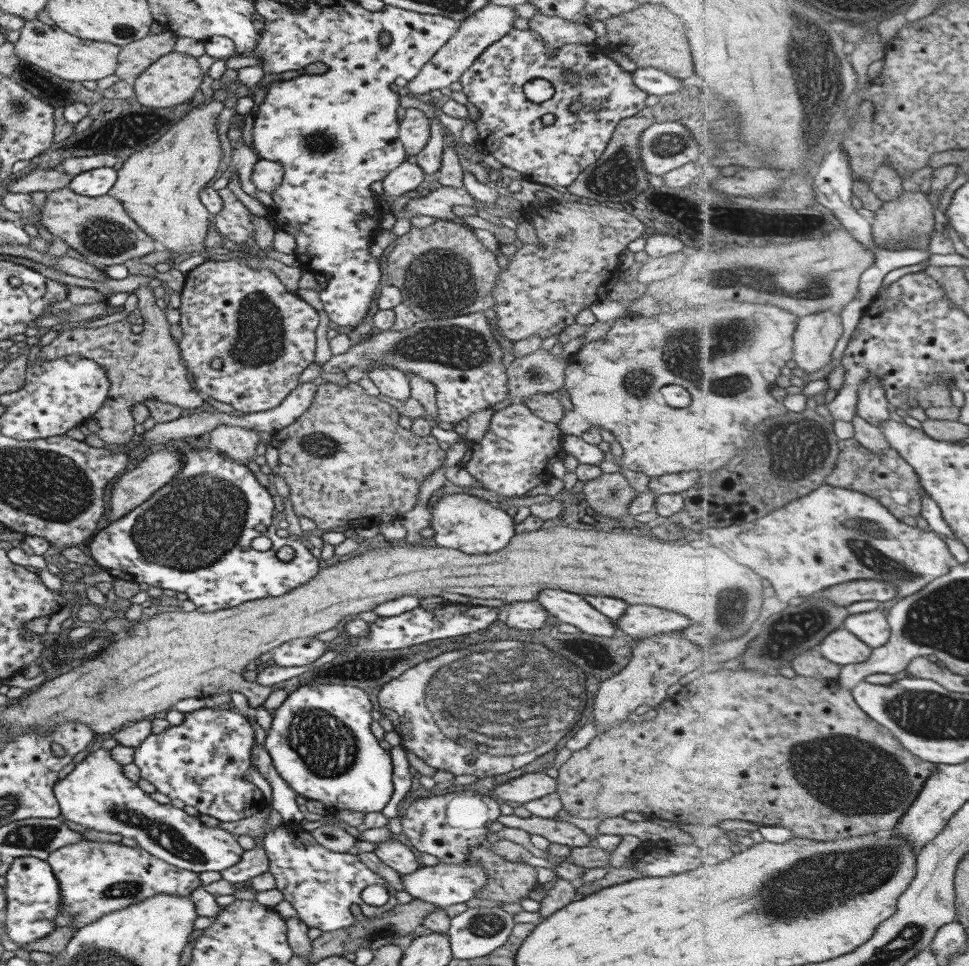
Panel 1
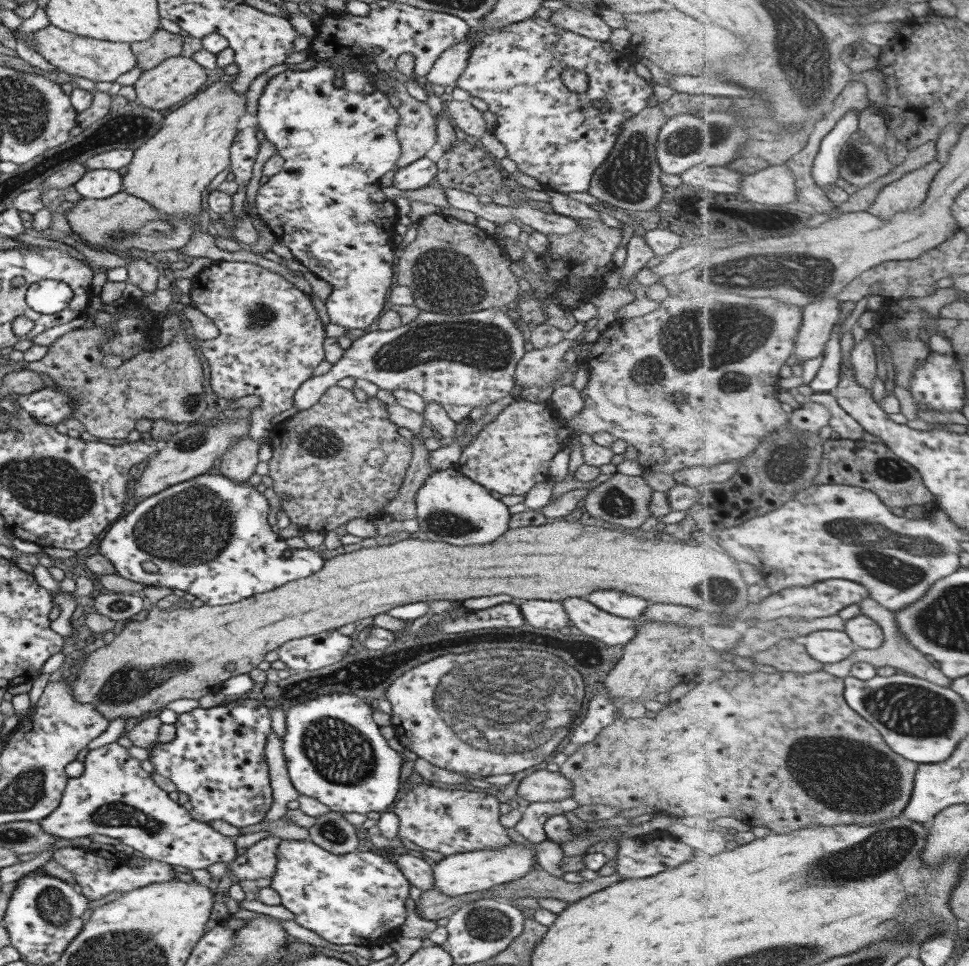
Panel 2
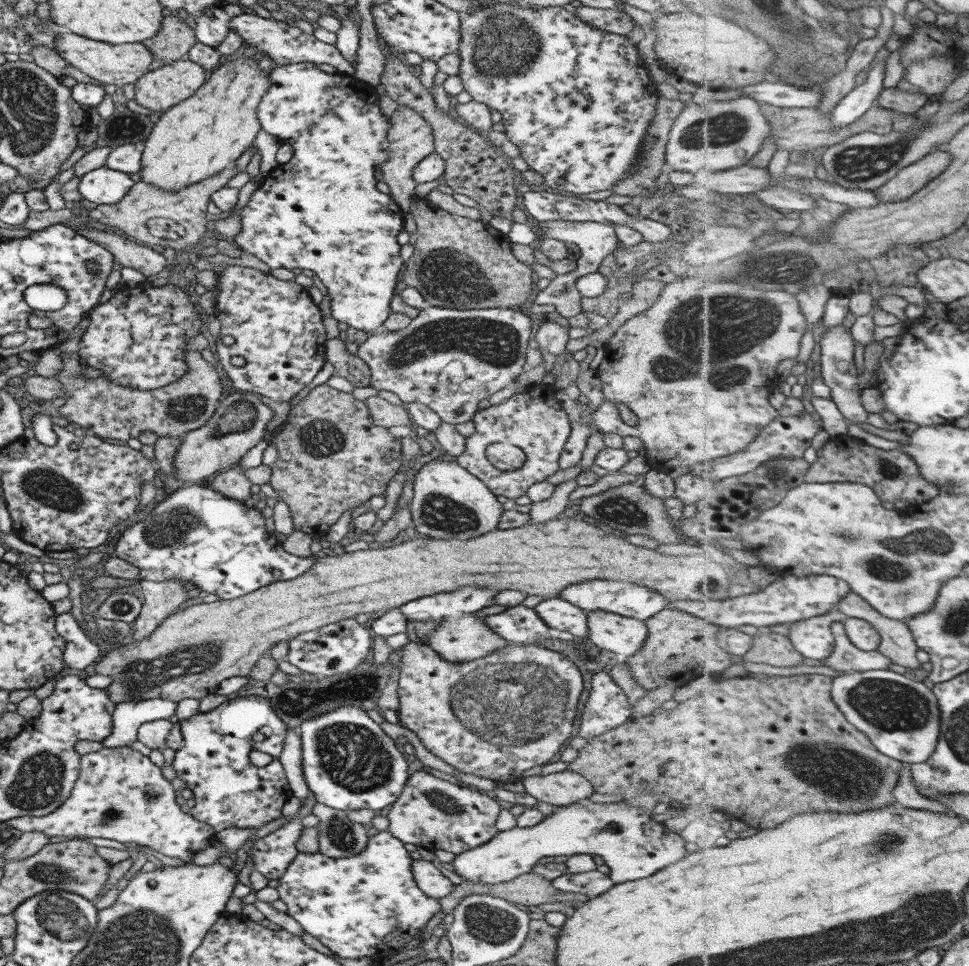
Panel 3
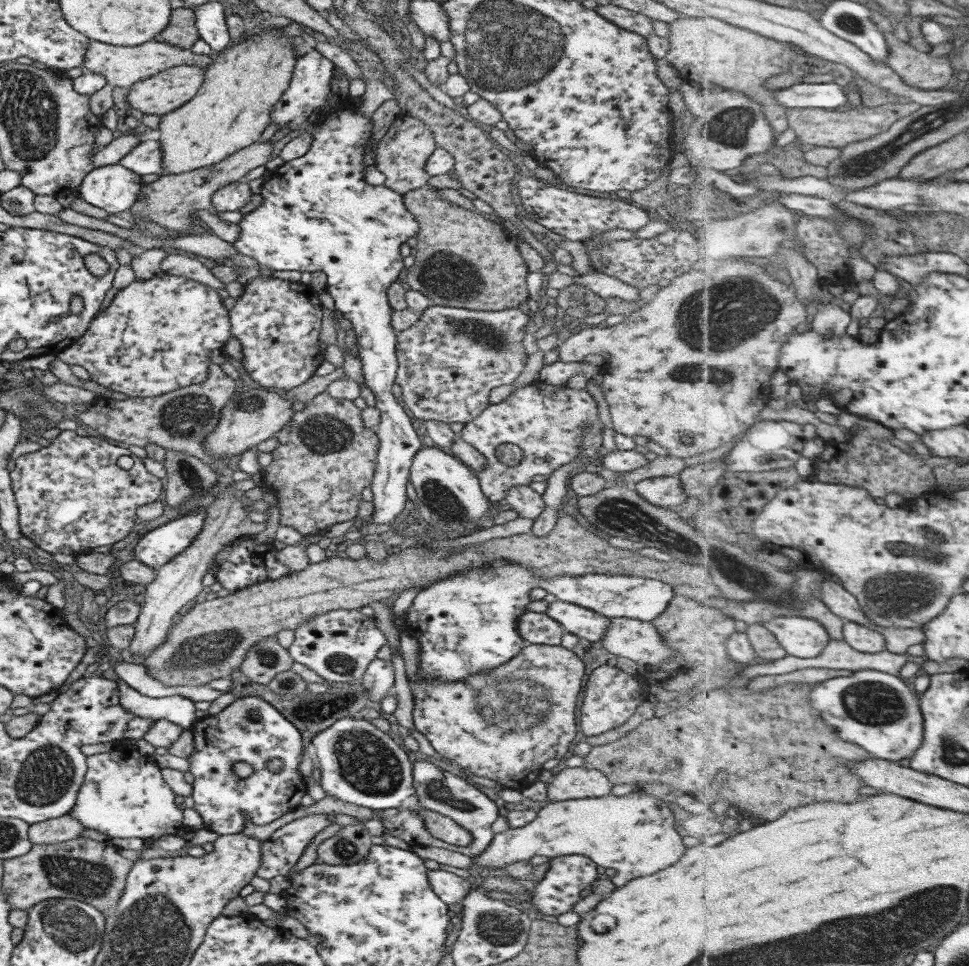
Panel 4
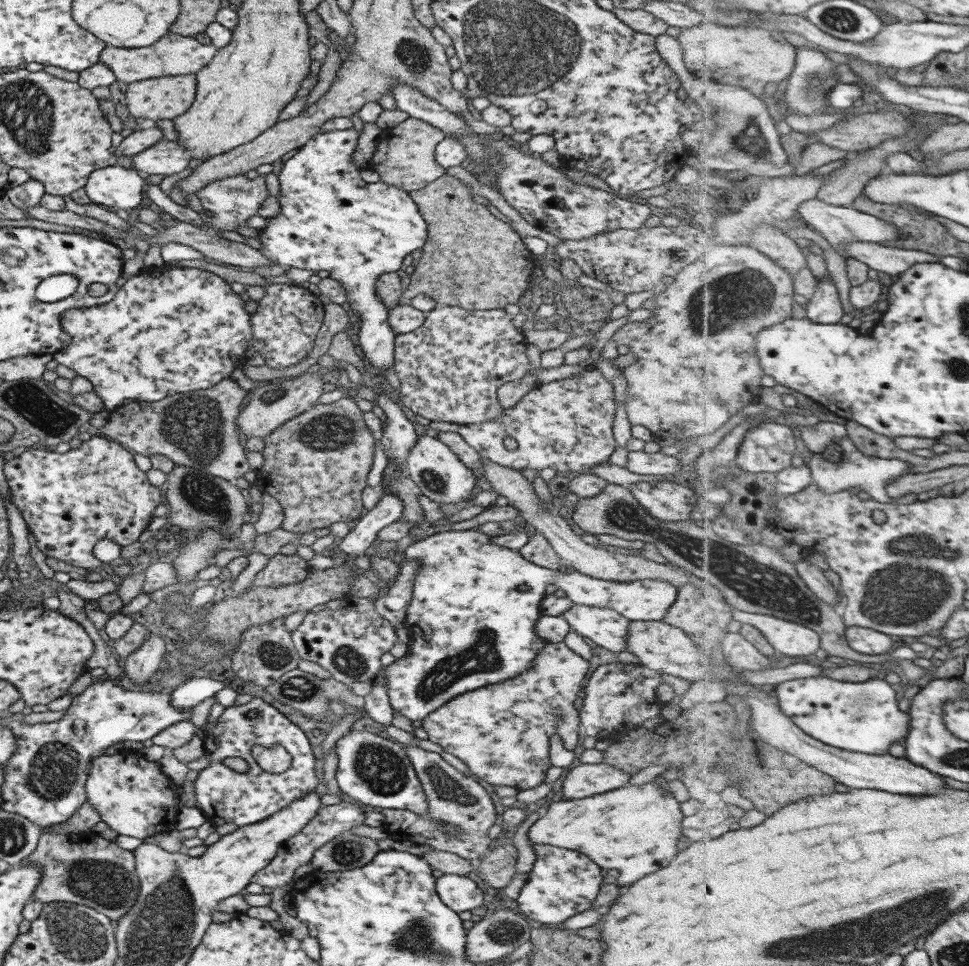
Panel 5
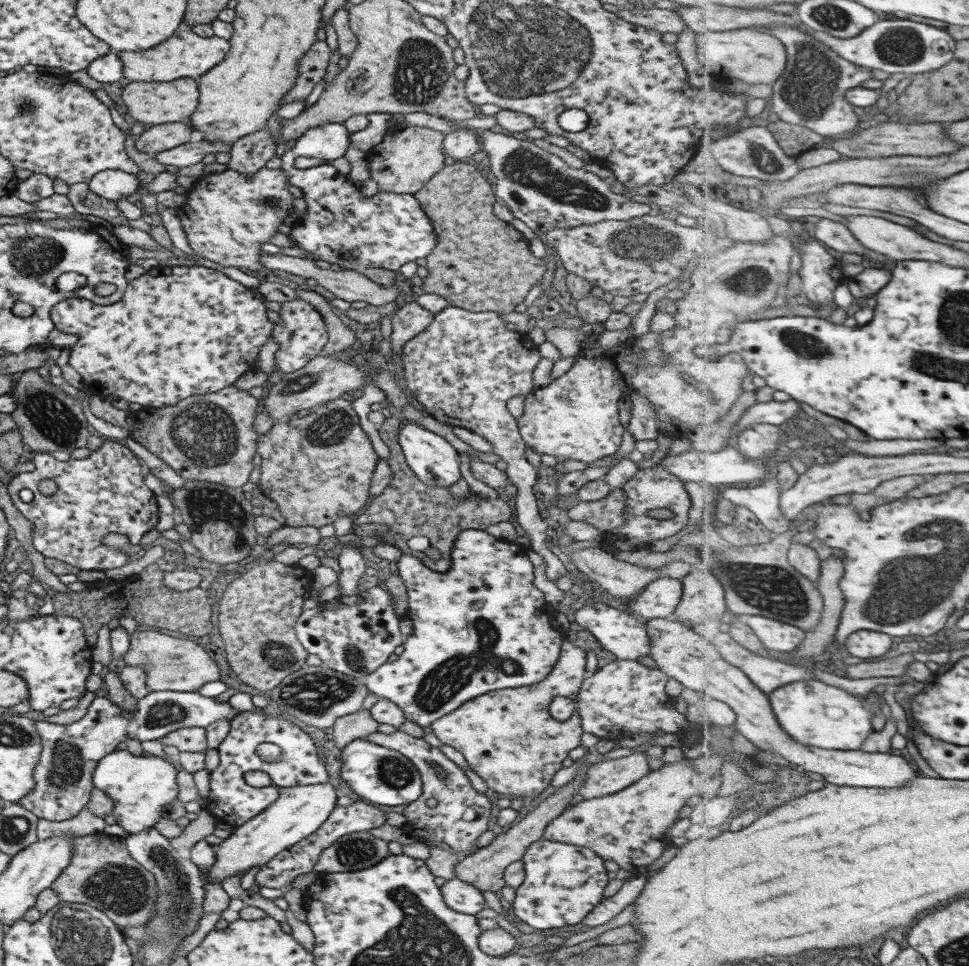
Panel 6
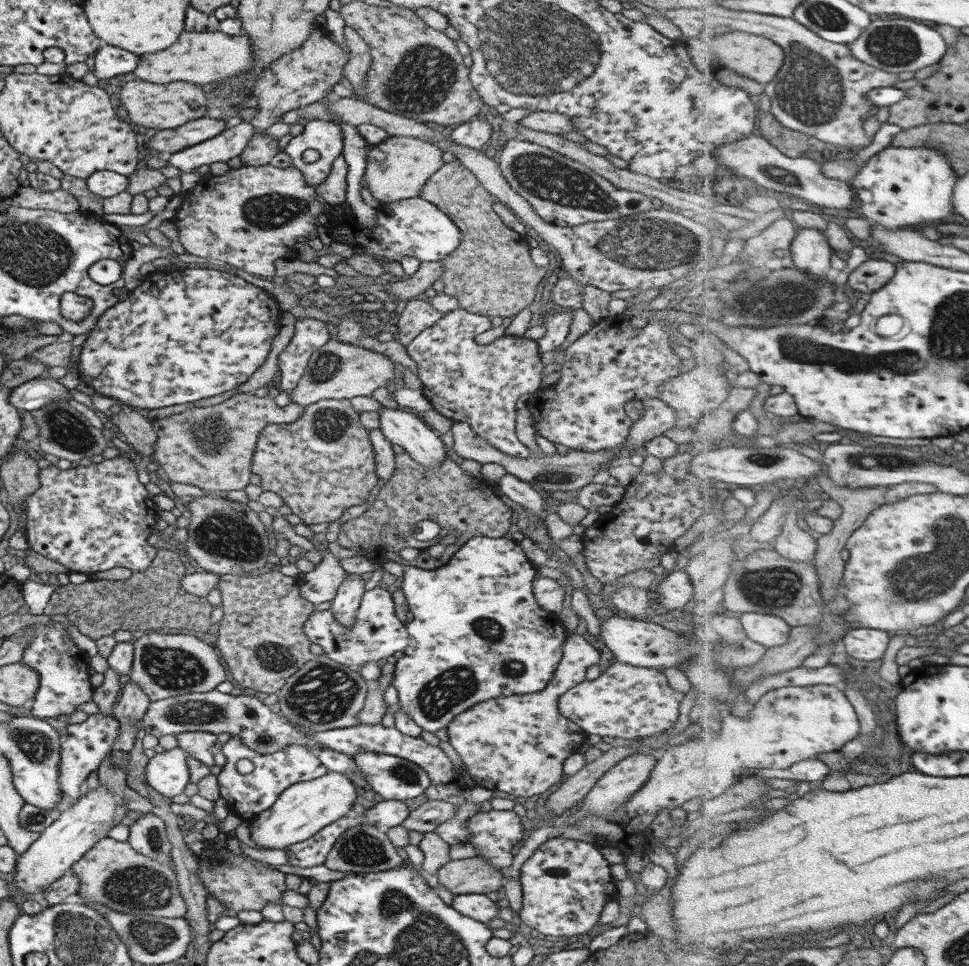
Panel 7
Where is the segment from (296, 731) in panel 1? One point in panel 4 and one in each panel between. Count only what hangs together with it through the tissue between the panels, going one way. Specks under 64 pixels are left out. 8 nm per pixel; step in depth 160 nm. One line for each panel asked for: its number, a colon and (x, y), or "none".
2: (335, 753)
3: (349, 763)
4: (360, 764)

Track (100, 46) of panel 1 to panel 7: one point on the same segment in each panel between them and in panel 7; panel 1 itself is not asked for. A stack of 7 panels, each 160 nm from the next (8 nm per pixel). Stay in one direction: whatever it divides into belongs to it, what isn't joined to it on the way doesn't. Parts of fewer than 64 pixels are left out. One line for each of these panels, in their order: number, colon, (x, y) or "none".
2: (99, 60)
3: (119, 64)
4: (122, 66)
5: (174, 55)
6: (186, 55)
7: (214, 56)

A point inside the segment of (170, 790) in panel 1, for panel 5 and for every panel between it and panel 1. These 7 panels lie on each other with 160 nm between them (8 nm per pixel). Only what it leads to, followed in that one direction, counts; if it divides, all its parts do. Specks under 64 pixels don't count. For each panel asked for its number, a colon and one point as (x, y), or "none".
2: (217, 758)
3: (229, 792)
4: (221, 798)
5: (224, 796)

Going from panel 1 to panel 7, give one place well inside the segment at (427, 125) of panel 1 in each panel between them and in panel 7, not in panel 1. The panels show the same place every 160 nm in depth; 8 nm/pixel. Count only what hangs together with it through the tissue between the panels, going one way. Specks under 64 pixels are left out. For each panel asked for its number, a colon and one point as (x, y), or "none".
2: (417, 132)
3: (410, 137)
4: (402, 152)
5: (404, 158)
6: (407, 158)
7: (397, 168)

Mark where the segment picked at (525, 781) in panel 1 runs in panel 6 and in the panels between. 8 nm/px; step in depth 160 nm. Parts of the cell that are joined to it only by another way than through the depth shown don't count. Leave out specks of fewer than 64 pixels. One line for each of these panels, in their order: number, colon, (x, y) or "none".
2: (542, 786)
3: (565, 788)
4: (571, 783)
5: (585, 780)
6: (603, 779)

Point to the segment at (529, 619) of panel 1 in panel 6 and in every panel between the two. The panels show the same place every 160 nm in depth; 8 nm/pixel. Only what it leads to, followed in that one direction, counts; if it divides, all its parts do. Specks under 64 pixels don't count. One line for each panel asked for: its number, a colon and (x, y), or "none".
2: (547, 614)
3: (560, 615)
4: (585, 623)
5: (607, 628)
6: (621, 634)

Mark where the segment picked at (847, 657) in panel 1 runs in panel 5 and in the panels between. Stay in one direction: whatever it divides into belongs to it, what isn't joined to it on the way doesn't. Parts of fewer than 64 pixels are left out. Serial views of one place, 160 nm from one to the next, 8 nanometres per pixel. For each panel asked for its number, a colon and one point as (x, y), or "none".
2: (828, 646)
3: (814, 638)
4: (805, 637)
5: (791, 638)

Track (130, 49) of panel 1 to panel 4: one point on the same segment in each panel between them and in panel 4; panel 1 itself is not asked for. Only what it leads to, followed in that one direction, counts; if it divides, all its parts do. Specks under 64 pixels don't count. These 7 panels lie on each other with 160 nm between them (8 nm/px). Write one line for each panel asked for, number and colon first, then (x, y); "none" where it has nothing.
2: (163, 44)
3: (175, 38)
4: (181, 31)

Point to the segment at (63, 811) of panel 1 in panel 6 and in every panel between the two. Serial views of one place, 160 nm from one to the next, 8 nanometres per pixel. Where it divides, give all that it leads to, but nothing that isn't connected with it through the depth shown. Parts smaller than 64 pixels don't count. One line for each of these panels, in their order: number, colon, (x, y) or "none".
2: (114, 797)
3: (120, 795)
4: (124, 795)
5: (134, 798)
6: (140, 787)

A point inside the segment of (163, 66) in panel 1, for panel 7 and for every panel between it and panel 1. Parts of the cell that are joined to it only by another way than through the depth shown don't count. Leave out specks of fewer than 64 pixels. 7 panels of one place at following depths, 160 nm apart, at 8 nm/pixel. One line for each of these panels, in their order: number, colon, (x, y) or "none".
2: (175, 80)
3: (160, 89)
4: (168, 90)
5: (167, 97)
6: (154, 103)
7: (161, 106)

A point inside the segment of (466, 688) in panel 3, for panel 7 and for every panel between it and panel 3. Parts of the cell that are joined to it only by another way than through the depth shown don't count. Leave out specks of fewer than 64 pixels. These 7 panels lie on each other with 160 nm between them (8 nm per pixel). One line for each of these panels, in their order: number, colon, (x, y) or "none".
4: (504, 723)
5: (501, 732)
6: (508, 737)
7: (516, 746)

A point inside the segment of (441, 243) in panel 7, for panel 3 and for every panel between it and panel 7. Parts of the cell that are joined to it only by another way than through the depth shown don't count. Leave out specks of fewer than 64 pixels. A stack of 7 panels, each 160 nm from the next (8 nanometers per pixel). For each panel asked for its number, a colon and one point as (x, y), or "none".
3: (321, 211)
4: (317, 213)
5: (330, 219)
6: (342, 226)

